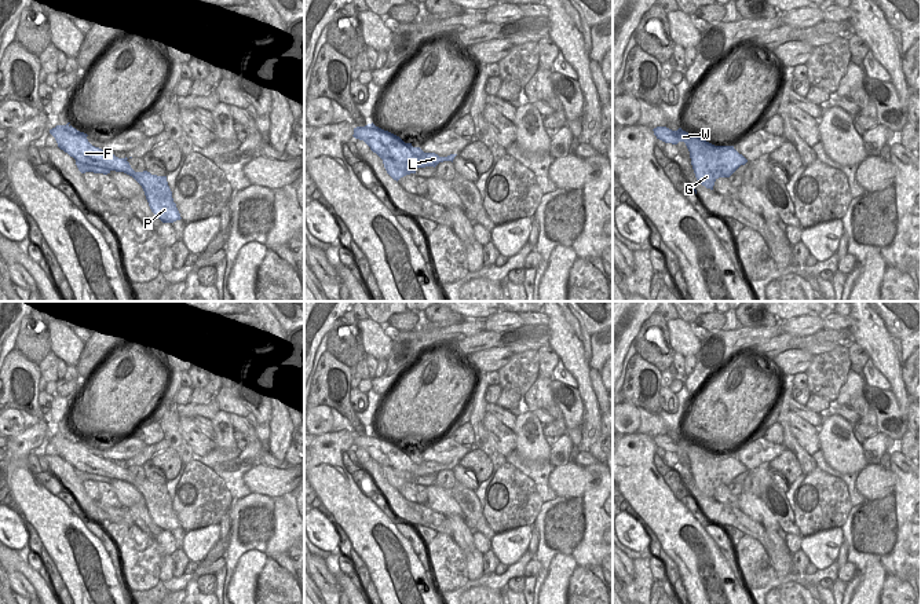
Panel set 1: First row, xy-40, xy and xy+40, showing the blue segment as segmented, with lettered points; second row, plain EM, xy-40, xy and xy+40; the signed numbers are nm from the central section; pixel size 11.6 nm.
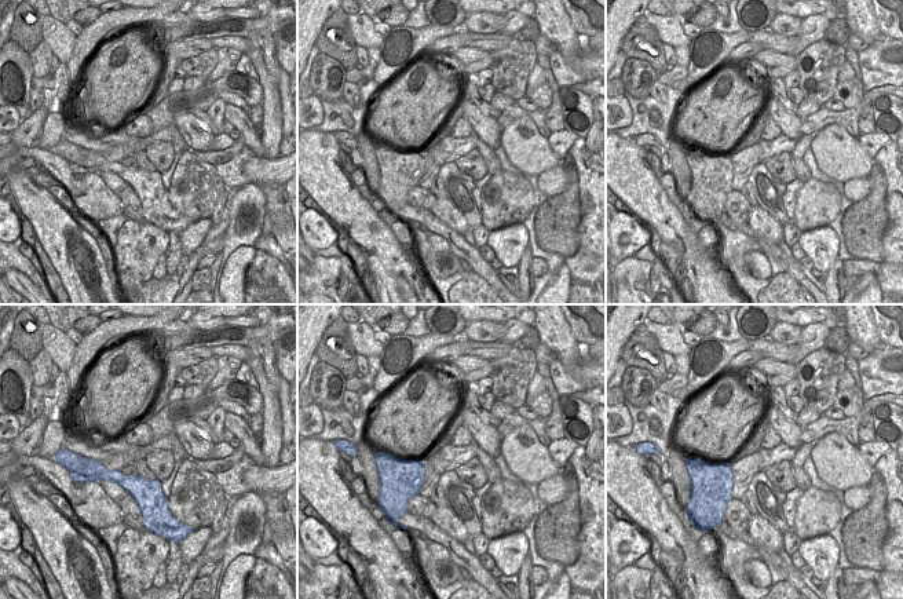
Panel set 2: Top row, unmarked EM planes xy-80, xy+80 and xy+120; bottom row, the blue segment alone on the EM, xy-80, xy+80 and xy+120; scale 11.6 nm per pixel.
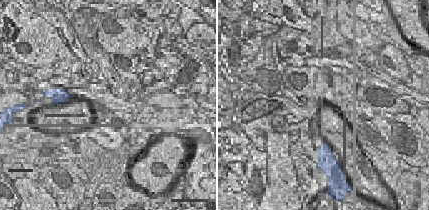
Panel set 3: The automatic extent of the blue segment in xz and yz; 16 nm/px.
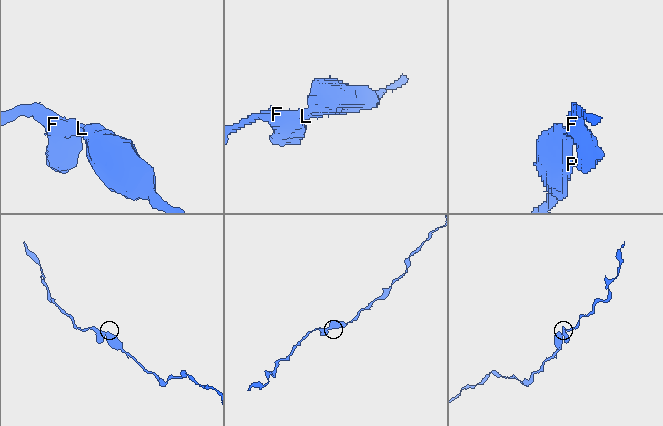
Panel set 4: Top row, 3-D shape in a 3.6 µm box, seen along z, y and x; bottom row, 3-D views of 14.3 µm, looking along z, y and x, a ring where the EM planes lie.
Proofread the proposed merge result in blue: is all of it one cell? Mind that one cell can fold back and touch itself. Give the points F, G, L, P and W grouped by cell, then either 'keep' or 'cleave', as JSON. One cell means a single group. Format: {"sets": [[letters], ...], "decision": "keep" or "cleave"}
{"sets": [["F", "G", "L", "P", "W"]], "decision": "keep"}

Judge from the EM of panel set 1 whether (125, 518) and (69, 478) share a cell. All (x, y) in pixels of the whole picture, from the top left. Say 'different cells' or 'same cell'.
same cell

